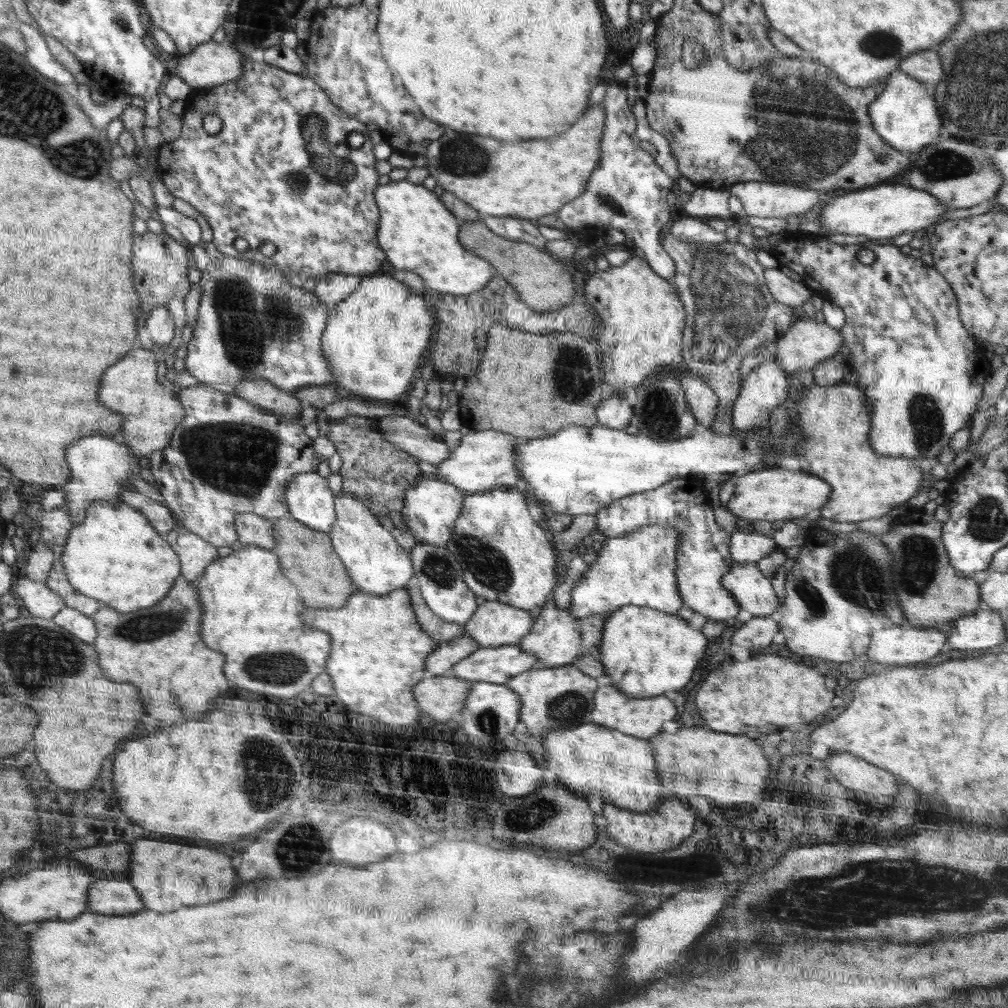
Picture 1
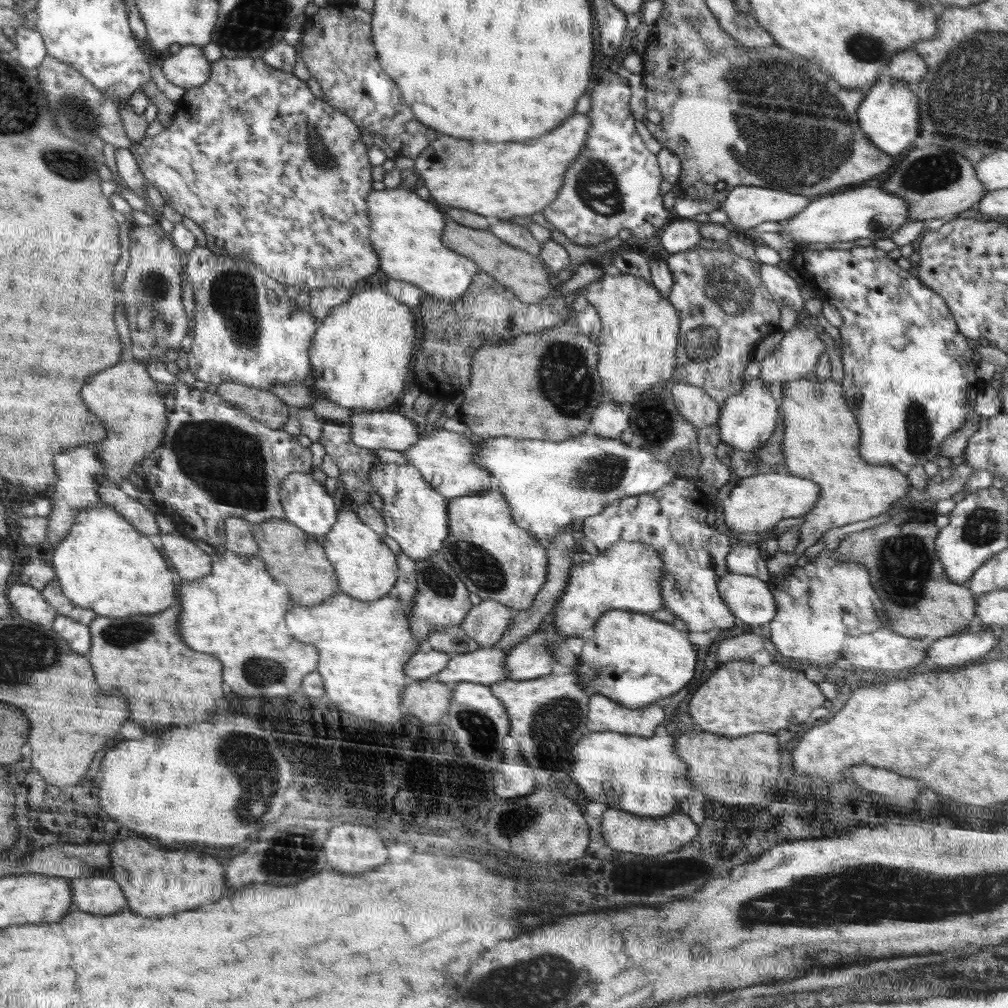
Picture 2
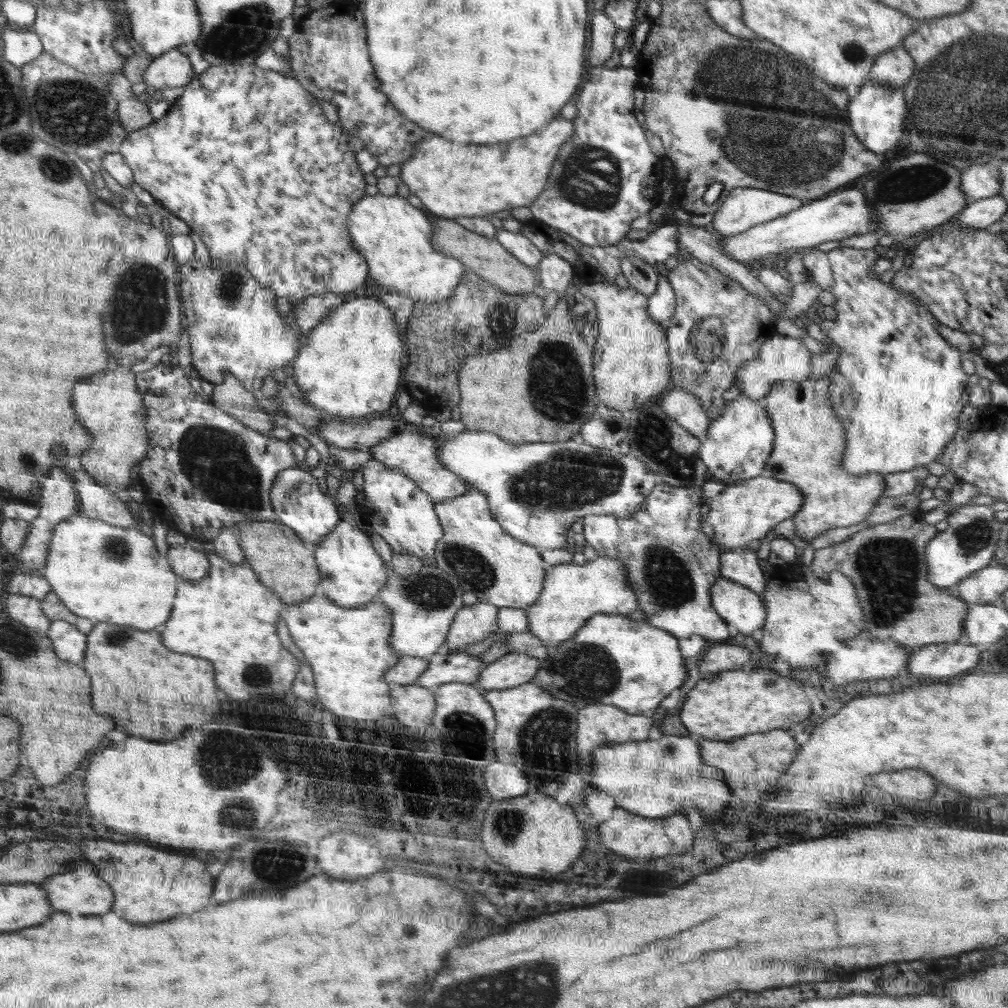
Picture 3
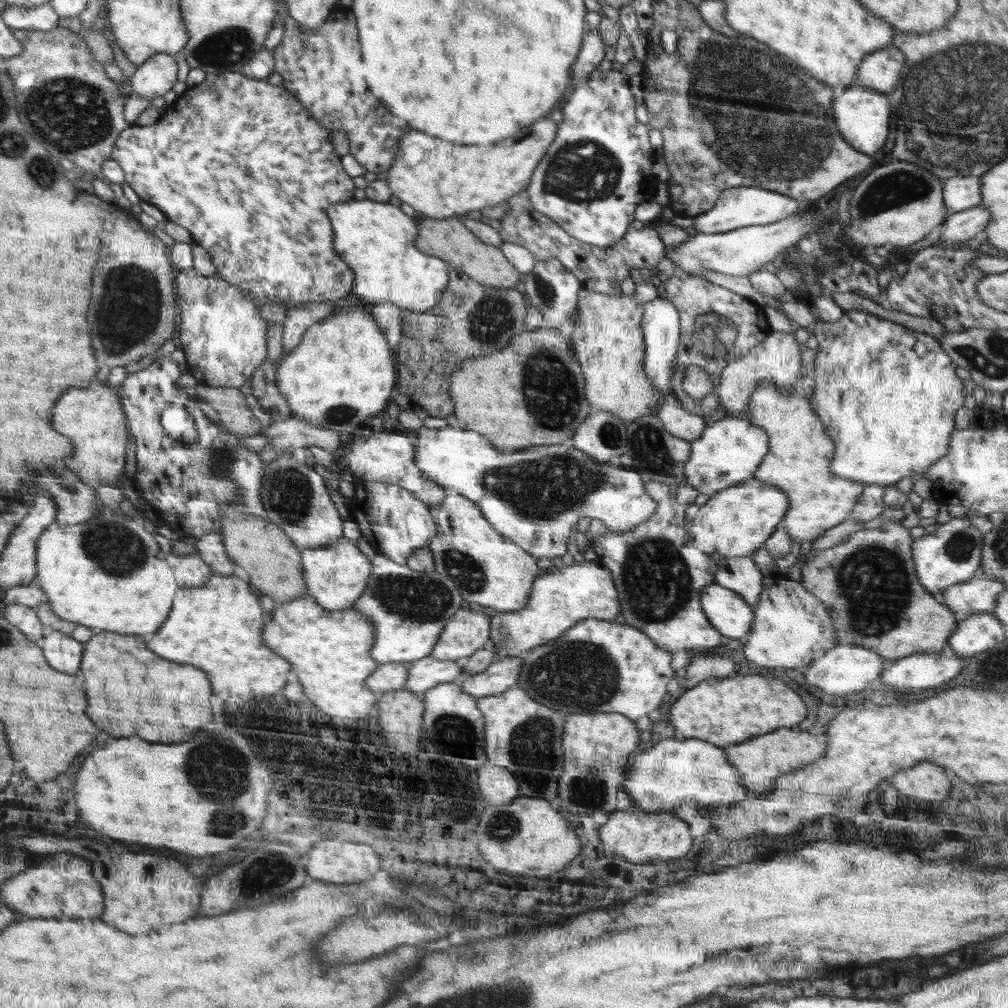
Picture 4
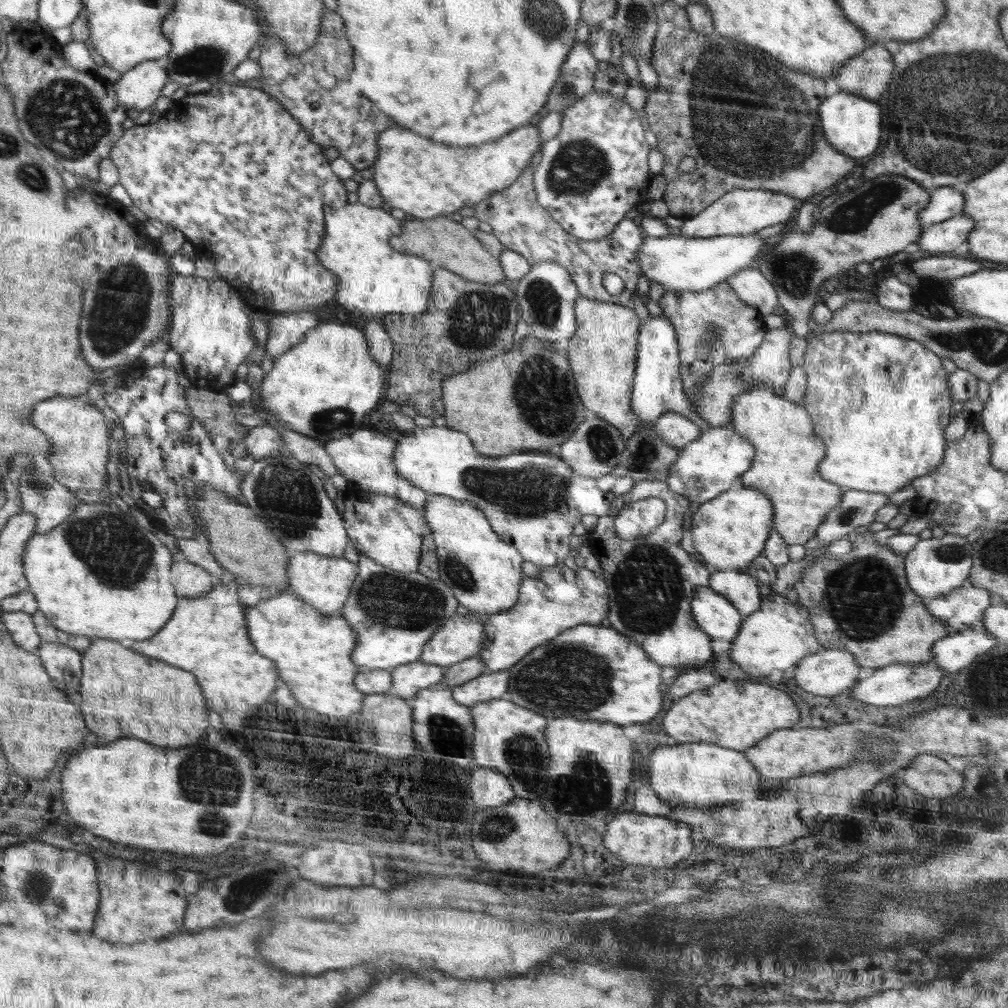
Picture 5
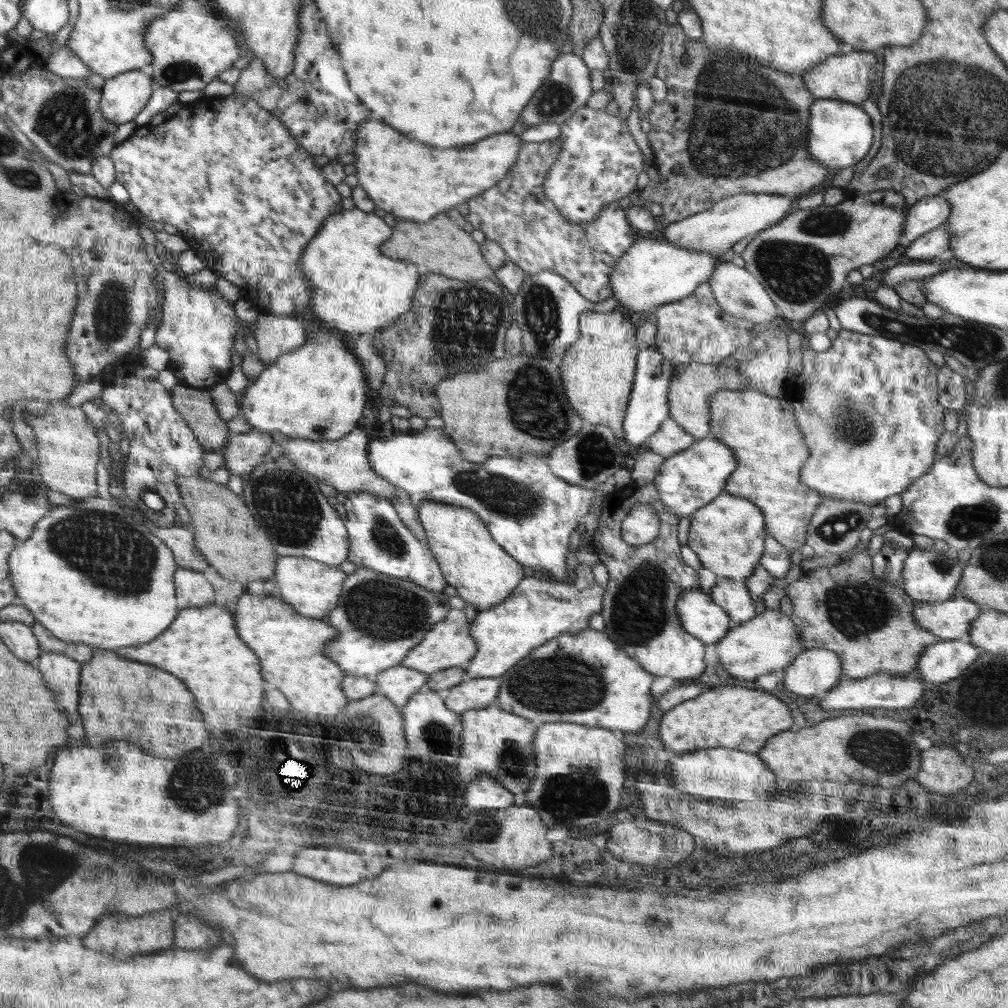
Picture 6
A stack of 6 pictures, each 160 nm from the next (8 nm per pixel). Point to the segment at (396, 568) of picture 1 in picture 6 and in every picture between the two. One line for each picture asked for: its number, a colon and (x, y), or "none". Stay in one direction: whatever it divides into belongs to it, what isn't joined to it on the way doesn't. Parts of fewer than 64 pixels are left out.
2: (367, 570)
3: (353, 574)
4: (337, 576)
5: (324, 582)
6: (313, 588)

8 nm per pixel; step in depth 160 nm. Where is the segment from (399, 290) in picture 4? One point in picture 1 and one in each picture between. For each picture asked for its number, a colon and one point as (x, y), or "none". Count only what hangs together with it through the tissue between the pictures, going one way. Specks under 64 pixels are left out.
1: (419, 233)
2: (407, 230)
3: (396, 238)

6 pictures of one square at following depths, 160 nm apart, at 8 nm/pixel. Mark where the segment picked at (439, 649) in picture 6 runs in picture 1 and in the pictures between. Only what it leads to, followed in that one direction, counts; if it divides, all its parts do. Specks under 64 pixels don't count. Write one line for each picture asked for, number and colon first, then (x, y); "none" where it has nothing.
1: (494, 624)
2: (486, 622)
3: (474, 623)
4: (466, 632)
5: (460, 637)

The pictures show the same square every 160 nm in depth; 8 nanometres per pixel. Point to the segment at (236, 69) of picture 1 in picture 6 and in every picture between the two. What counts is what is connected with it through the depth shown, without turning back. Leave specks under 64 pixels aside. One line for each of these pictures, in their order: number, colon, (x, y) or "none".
2: (187, 68)
3: (171, 69)
4: (155, 77)
5: (138, 88)
6: (124, 96)

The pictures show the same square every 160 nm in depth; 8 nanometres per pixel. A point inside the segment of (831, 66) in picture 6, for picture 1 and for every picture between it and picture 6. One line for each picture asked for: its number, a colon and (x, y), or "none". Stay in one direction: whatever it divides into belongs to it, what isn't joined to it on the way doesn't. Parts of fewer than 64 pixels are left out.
1: (925, 65)
2: (907, 65)
3: (893, 68)
4: (880, 70)
5: (868, 73)

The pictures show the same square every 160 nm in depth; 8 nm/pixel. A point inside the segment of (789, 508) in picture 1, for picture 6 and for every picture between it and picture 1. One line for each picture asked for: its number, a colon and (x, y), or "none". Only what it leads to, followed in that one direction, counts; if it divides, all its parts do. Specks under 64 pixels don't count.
2: (757, 503)
3: (744, 512)
4: (735, 522)
5: (730, 531)
6: (728, 534)

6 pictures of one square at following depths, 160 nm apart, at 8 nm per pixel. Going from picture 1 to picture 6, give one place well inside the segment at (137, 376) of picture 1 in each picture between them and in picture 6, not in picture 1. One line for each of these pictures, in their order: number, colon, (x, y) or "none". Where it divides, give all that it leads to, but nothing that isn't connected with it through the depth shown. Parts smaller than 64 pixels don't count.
2: (124, 398)
3: (110, 407)
4: (92, 417)
5: (78, 432)
6: (68, 450)

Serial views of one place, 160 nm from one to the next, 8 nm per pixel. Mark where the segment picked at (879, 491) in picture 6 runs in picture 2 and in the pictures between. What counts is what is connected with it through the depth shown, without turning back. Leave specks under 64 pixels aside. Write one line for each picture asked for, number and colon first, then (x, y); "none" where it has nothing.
2: (910, 379)
3: (898, 387)
4: (886, 395)
5: (880, 402)

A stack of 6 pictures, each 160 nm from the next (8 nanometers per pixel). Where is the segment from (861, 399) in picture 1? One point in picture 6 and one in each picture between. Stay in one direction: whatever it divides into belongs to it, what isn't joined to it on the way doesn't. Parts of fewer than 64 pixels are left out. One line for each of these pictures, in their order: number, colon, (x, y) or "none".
2: (821, 442)
3: (809, 443)
4: (799, 452)
5: (787, 453)
6: (761, 430)

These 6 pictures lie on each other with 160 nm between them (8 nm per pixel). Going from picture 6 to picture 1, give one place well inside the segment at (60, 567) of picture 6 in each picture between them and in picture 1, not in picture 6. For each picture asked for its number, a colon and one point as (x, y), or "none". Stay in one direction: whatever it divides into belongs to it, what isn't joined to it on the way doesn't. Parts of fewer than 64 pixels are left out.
1: (116, 556)
2: (104, 564)
3: (107, 573)
4: (104, 573)
5: (99, 574)

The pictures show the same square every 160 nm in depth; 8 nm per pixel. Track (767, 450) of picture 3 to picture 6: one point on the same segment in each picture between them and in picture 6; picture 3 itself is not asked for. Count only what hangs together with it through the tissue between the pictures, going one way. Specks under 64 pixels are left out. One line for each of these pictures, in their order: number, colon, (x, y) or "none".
4: (730, 450)
5: (705, 468)
6: (689, 479)

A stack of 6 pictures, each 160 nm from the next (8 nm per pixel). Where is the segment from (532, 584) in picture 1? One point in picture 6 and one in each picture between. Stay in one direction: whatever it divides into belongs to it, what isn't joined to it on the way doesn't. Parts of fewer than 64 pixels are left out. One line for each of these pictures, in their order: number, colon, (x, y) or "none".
2: (496, 559)
3: (497, 568)
4: (489, 569)
5: (485, 573)
6: (484, 574)

